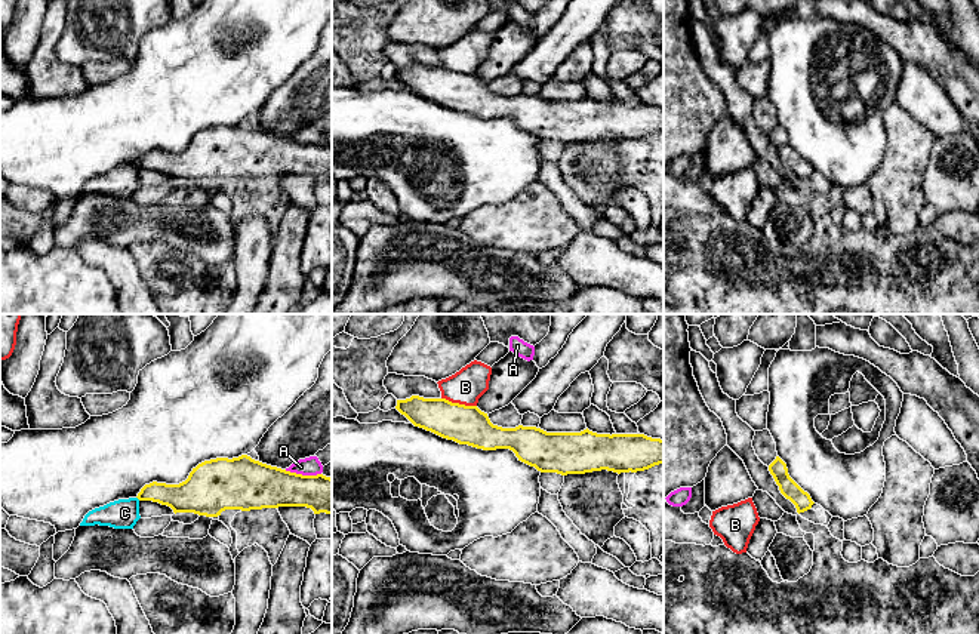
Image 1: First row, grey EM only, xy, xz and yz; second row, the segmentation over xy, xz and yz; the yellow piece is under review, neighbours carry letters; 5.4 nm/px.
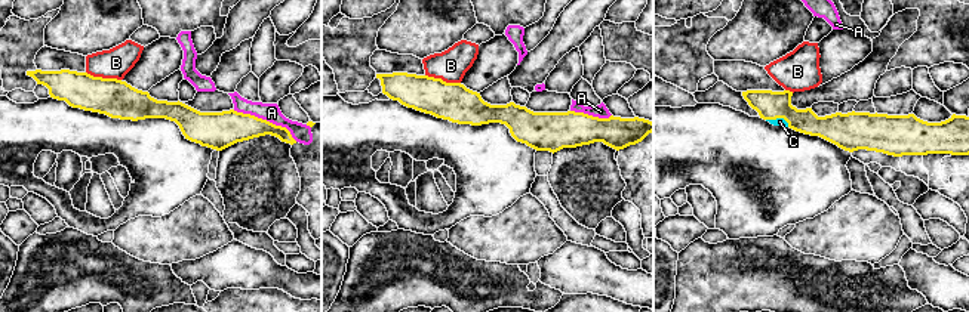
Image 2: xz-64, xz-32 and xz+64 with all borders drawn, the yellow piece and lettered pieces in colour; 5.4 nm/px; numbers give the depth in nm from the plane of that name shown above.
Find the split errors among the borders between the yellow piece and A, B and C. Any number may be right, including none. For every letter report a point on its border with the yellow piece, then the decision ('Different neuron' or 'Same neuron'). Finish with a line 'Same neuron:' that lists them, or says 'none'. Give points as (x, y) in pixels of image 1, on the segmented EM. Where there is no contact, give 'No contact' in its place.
A: Touches yellow at xy (301, 474). Different neuron
B: Touches yellow at xz (458, 403). Different neuron
C: Touches yellow at xy (138, 498). Different neuron
Same neuron: none

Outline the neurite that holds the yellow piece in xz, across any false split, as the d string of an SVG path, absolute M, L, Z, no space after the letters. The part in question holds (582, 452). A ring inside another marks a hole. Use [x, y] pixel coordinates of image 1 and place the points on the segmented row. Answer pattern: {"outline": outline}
{"outline": "M412 396L395 409L415 427L483 450L509 449L541 473L637 473L664 464L664 440L644 434L547 433L536 427L493 425L477 406Z"}

